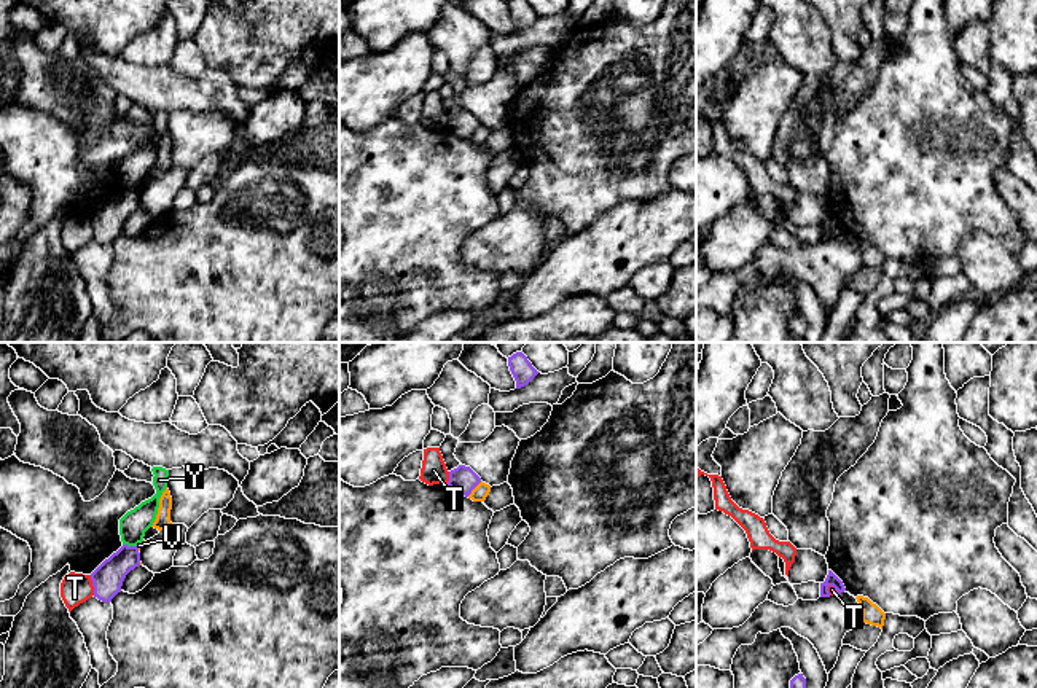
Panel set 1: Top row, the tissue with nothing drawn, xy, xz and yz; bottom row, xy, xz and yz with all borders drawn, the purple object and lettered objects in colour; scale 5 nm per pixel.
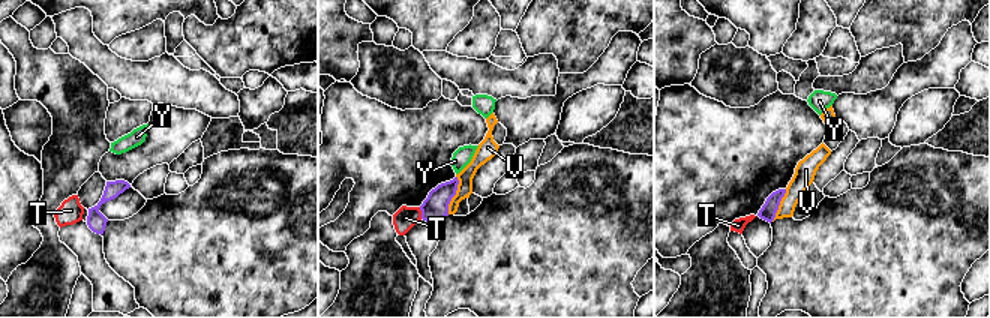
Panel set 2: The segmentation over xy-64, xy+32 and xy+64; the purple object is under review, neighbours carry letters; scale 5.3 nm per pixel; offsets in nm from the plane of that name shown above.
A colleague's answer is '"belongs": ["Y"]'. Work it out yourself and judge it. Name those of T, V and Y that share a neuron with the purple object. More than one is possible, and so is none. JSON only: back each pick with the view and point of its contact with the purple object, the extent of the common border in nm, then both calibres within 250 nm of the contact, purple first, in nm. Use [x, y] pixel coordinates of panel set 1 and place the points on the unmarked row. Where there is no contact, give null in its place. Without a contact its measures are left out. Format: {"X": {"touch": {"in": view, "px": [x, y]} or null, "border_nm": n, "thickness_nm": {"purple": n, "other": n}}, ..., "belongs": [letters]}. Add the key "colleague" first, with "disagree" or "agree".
{"colleague": "disagree", "belongs": []}

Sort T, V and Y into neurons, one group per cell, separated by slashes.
T / V / Y

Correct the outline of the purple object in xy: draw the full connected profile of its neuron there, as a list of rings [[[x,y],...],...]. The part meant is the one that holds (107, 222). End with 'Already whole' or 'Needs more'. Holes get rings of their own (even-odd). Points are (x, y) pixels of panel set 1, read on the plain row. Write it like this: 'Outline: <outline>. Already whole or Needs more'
Outline: [[[123,188],[91,217],[94,240],[102,245],[112,245],[121,236],[126,218],[139,209],[139,191]]]. Already whole

